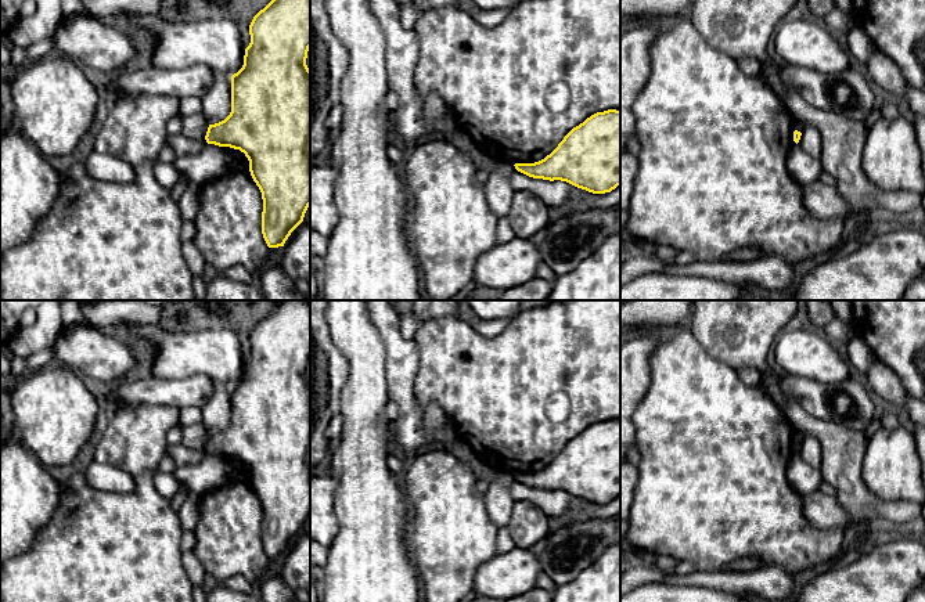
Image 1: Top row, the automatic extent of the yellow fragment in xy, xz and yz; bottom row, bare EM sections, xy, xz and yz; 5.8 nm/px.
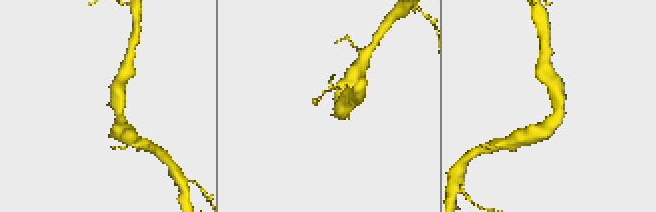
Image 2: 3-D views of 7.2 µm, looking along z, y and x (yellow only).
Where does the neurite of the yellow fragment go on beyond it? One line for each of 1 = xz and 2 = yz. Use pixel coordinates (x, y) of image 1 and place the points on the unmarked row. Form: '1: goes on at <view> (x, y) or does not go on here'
1: does not go on here
2: does not go on here

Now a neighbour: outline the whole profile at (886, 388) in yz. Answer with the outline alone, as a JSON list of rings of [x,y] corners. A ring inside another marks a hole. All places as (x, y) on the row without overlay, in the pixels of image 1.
[[[875,360],[867,372],[867,386],[879,404],[893,407],[904,418],[908,393],[888,365]]]

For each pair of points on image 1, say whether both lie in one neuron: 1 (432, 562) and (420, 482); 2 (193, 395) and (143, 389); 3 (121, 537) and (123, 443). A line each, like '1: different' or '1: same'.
1: same
2: same
3: same

